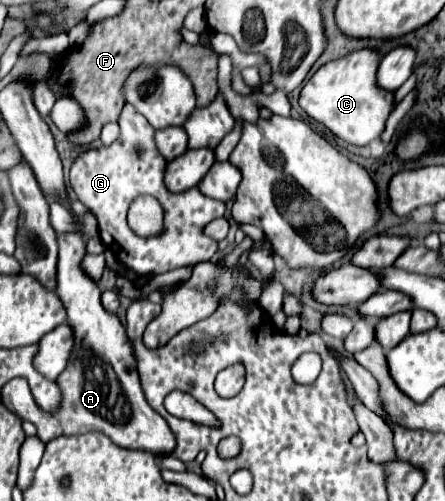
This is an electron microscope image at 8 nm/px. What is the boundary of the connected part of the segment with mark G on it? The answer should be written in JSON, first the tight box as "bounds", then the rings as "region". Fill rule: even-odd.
{"bounds":[71,103,225,275],"region":[[[125,103],[119,117],[121,135],[109,147],[93,147],[75,159],[71,167],[71,189],[77,199],[95,213],[99,221],[99,237],[107,245],[107,249],[117,257],[117,261],[135,271],[137,275],[147,275],[151,271],[165,273],[175,267],[209,261],[217,251],[217,241],[205,235],[205,225],[217,217],[223,217],[225,203],[209,199],[199,191],[199,187],[191,187],[183,193],[169,193],[163,183],[167,161],[157,151],[155,145],[155,129],[153,125],[135,111],[133,105]],[[137,195],[155,197],[163,211],[163,229],[153,237],[139,237],[127,223],[127,209]]]}

